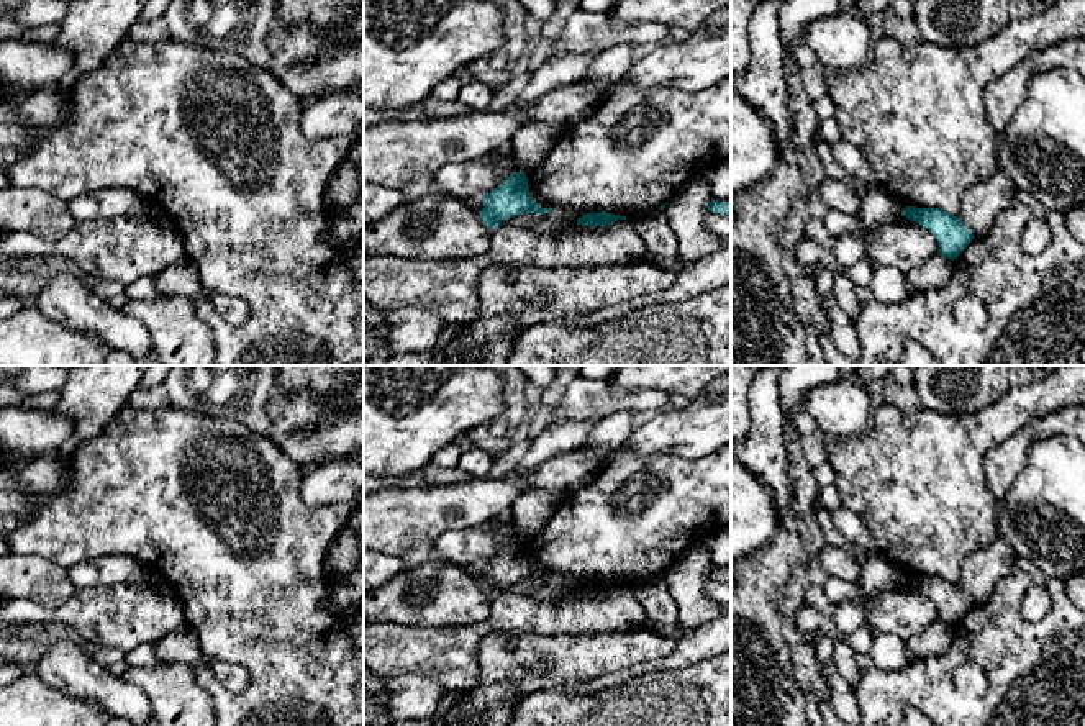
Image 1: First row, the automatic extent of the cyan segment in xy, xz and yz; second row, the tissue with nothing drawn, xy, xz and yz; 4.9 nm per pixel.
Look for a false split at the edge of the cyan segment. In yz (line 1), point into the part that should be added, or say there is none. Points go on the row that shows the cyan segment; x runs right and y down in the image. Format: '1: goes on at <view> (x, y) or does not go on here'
1: does not go on here

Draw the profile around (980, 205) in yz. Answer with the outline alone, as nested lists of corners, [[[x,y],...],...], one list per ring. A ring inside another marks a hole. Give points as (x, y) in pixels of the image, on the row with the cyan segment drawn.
[[[998,170],[982,184],[974,185],[960,200],[959,218],[975,238],[985,236],[1001,210],[1015,203],[1018,188],[1010,175]]]

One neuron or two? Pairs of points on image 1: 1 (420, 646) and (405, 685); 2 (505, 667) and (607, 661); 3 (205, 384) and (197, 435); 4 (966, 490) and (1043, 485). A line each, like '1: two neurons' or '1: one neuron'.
1: two neurons
2: one neuron
3: two neurons
4: two neurons

